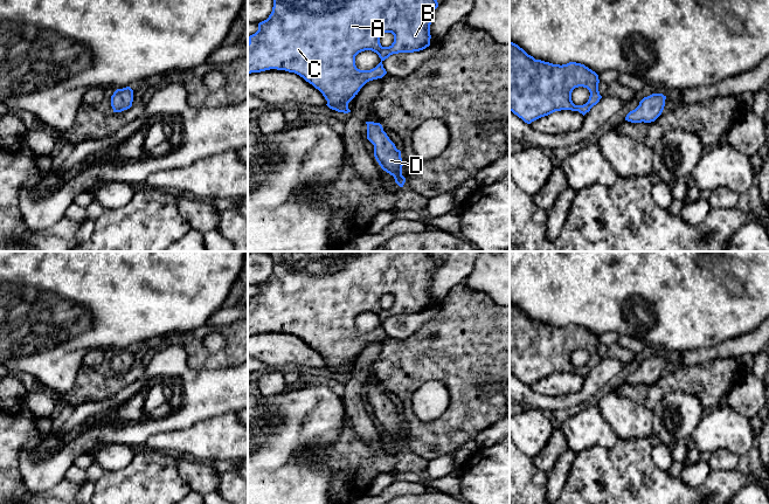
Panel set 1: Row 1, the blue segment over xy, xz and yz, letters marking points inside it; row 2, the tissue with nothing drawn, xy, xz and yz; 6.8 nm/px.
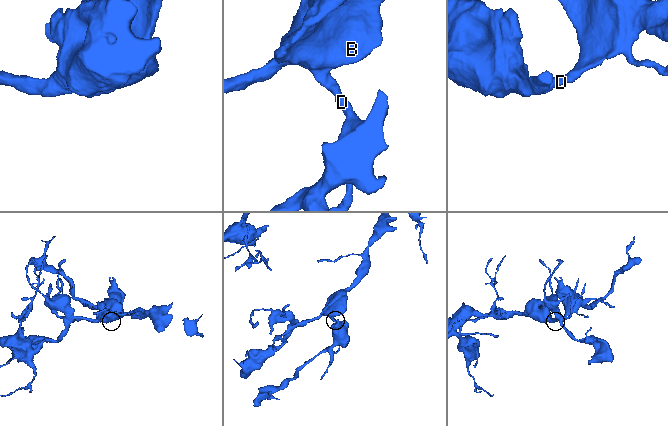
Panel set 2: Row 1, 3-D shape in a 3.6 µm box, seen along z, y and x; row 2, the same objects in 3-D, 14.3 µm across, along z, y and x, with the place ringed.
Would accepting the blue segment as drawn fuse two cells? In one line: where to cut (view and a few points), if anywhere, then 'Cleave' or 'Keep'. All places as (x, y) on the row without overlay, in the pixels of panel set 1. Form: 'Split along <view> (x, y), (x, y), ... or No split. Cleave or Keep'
No split. Keep

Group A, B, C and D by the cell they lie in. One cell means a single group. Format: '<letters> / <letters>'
A B C D

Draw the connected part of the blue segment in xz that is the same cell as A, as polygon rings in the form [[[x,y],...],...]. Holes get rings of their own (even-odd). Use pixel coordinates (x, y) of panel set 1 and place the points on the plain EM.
[[[269,251],[273,261],[269,279],[258,285],[258,292],[249,298],[248,336],[270,331],[295,334],[318,351],[327,368],[348,375],[348,365],[369,343],[382,340],[387,333],[382,324],[393,316],[414,315],[430,308],[432,274],[438,269],[431,251]],[[384,295],[394,297],[389,309],[382,309],[380,299]],[[365,312],[379,317],[381,324],[370,332],[360,332],[355,318]]]

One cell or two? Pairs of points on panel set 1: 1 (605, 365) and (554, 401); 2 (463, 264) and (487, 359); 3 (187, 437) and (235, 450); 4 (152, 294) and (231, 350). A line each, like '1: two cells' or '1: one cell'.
1: one cell
2: two cells
3: one cell
4: two cells

